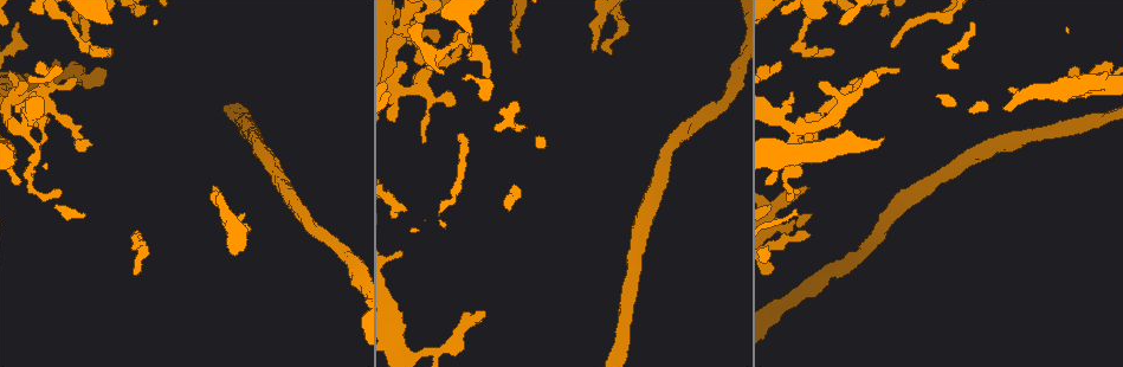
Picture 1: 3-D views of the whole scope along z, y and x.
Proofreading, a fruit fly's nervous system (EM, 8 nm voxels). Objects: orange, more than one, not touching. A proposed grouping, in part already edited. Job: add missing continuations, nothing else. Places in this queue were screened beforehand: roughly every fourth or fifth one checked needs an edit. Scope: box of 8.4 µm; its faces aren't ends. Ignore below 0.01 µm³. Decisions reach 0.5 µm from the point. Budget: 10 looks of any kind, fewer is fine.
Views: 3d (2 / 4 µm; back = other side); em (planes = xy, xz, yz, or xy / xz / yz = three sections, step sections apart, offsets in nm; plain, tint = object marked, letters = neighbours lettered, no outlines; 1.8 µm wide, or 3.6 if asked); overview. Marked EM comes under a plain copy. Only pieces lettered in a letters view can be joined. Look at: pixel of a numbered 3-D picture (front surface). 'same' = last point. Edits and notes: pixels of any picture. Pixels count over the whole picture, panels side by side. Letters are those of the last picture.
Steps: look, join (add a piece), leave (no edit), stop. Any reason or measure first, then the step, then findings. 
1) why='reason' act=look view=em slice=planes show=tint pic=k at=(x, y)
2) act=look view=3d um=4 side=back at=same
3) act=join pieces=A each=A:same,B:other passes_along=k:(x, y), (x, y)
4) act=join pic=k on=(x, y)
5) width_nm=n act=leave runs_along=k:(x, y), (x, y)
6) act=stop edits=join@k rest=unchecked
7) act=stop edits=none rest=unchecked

why='branch stops here' act=look view=em slice=xz step=16 show=letters pic=1 at=(112, 49)

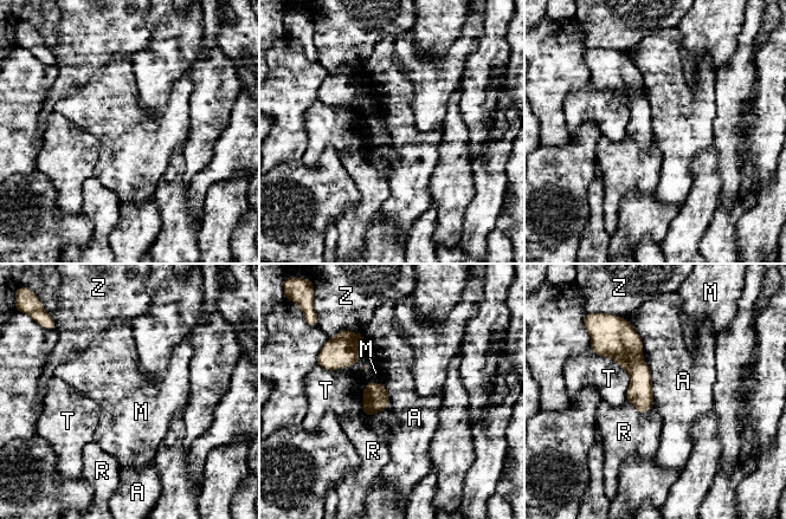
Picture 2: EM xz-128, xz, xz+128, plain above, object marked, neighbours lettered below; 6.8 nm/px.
width_nm=130 act=leave each=A:other,M:other,R:other,T:other,Z:other border=2:(632, 325), (642, 338), (643, 354) found='none of them fits'

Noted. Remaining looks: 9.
why='an open end' act=look view=3d um=2 pic=1 at=(394, 218)

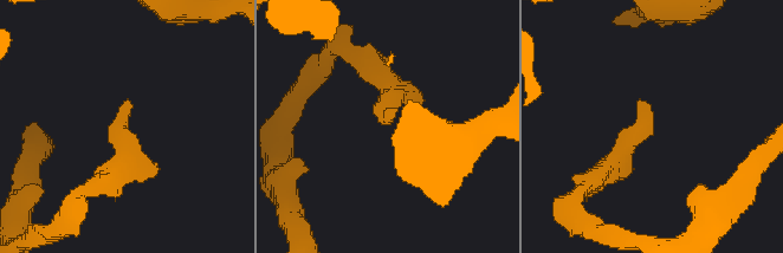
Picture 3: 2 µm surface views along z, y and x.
act=look view=em slice=yz step=8 show=tint pic=3 at=(124, 102)

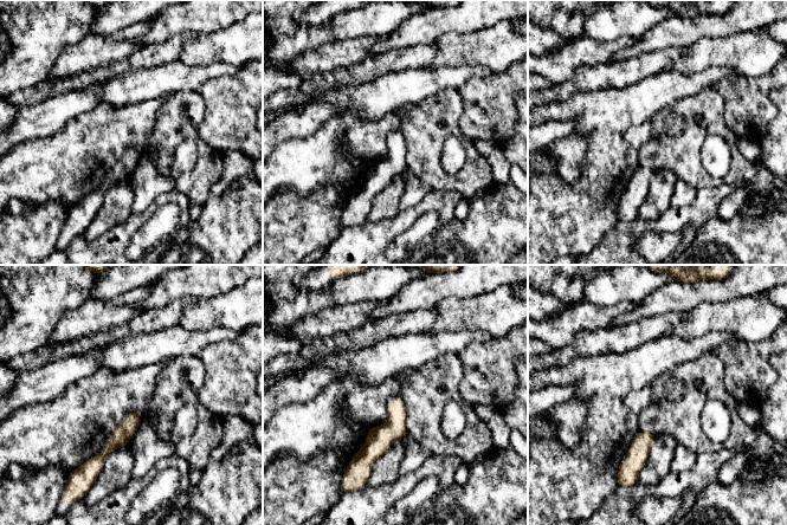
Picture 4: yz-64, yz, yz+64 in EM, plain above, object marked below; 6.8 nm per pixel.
act=look view=em slice=planes show=letters at=same

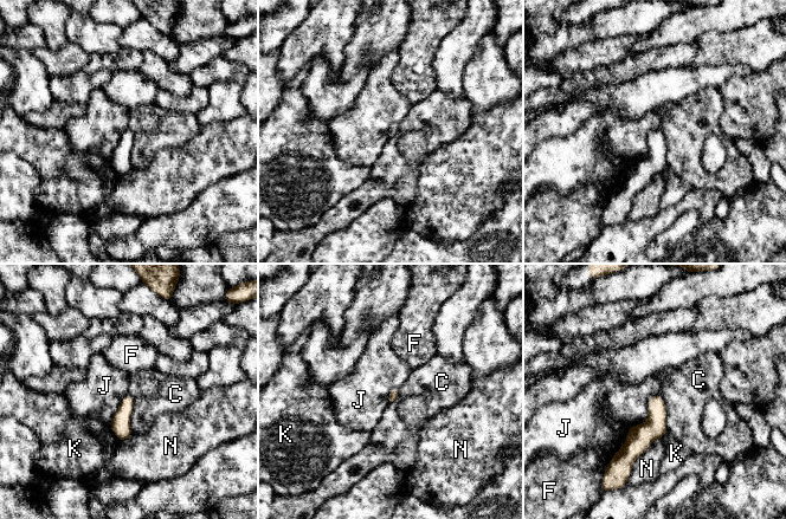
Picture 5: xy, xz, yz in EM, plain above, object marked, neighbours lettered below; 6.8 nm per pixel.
act=leave each=C:other,F:other,J:other,K:other,N:other border=5:(659, 394), (650, 399), (646, 416) found='no lettered piece goes on from it'

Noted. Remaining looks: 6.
why='branch stops here' act=look view=3d um=4 pic=1 at=(400, 252)

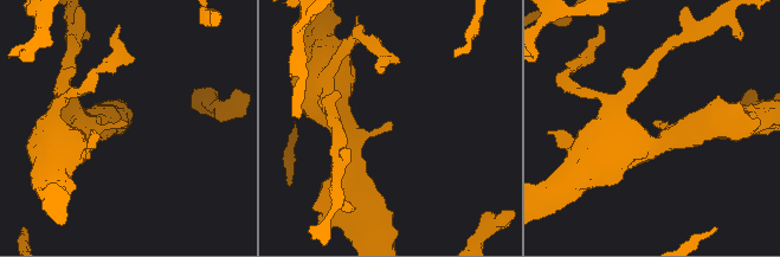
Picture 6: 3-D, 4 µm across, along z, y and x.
why='now the EM' act=look view=em slice=planes show=letters pic=6 at=(657, 122)

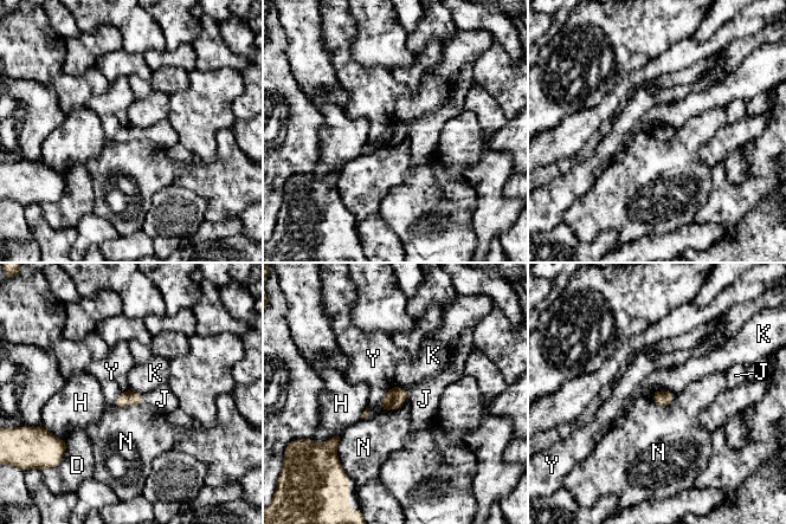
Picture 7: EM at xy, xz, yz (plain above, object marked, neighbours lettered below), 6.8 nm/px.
act=join pieces=J each=D:other,H:other,J:same,K:other,N:other,Y:other passes_along=7:(128, 398), (142, 400), (162, 399) found='it goes on there'

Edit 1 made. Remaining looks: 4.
why='free end' act=look view=em slice=planes show=letters pic=1 at=(482, 312)

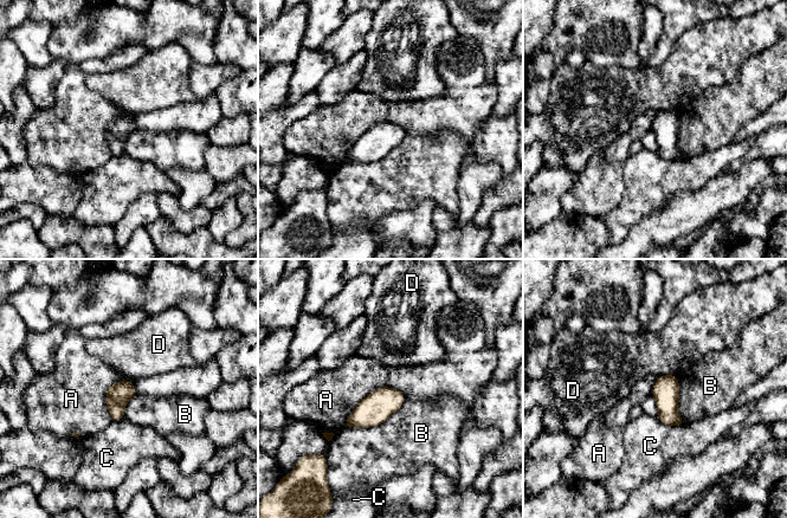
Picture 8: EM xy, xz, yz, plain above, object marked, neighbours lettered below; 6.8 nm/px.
act=leave each=A:other,B:other,C:other,D:other border=8:(405, 394), (375, 388), (344, 427) found='no lettered piece goes on from it'

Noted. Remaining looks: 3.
act=stop edits=join@7 rest=unchecked

